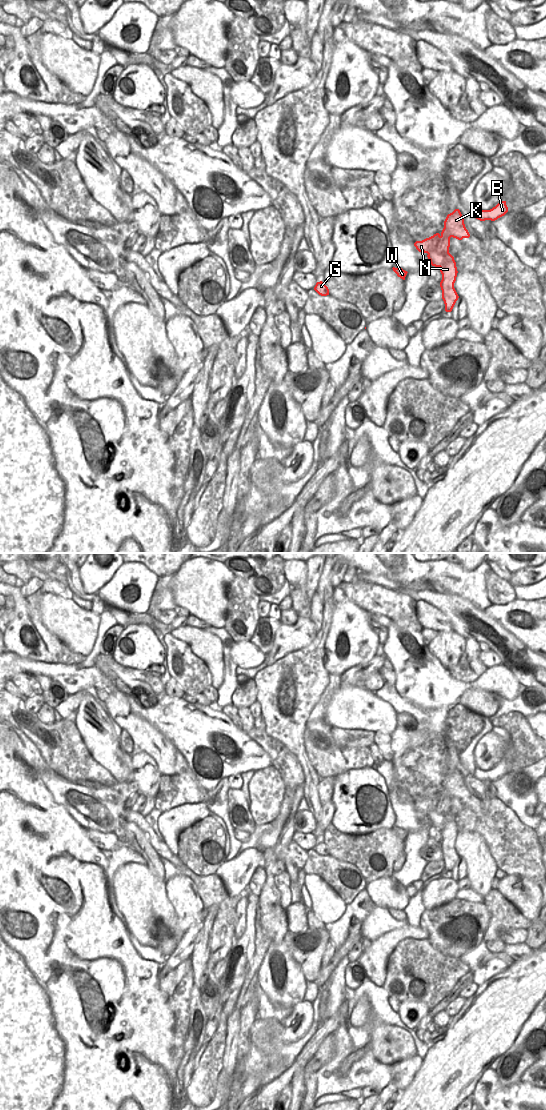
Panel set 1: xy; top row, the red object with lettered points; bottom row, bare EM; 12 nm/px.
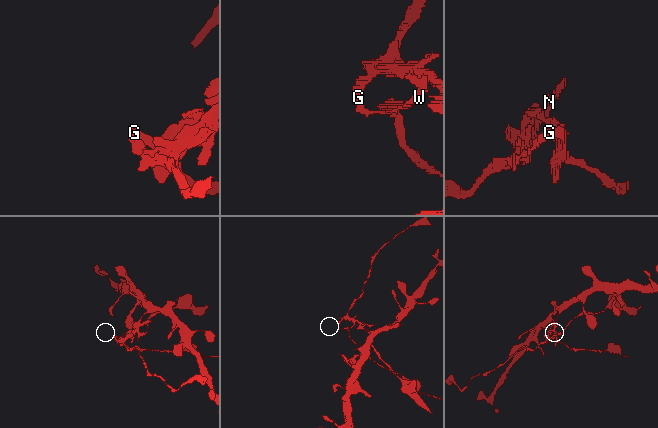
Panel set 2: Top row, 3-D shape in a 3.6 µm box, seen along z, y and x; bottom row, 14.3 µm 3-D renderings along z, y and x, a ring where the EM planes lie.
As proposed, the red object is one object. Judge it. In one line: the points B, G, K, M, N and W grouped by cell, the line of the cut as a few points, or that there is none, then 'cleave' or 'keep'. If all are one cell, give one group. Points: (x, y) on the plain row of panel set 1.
B G K M W / N | xy (440, 796), (437, 802), (437, 812), (428, 814) | cleave

